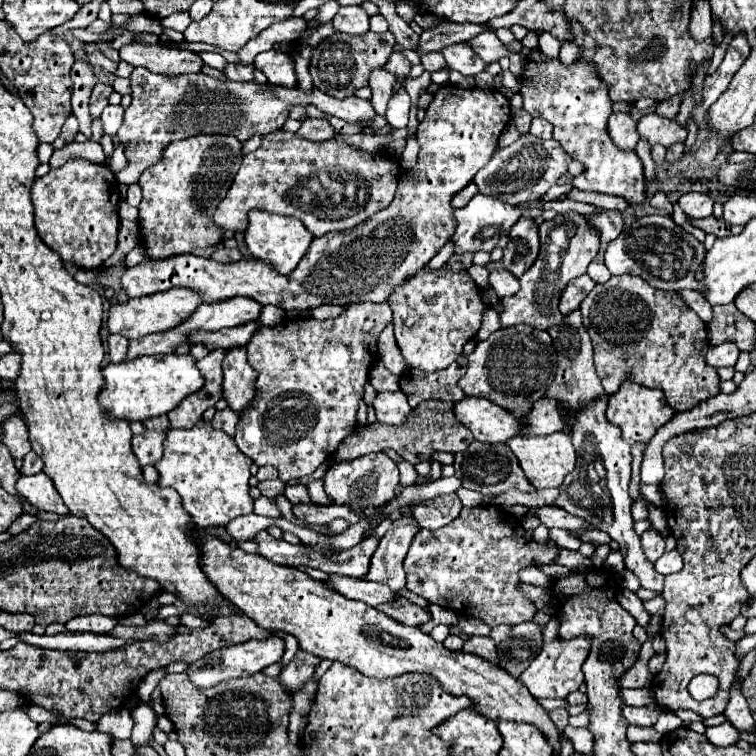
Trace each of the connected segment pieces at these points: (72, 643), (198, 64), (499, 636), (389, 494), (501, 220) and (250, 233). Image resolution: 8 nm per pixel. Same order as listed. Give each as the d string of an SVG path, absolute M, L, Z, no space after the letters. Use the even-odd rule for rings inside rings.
M20 632L18 638L26 644L40 646L40 648L54 648L54 650L84 650L84 652L106 652L110 648L126 646L126 640L110 638L104 634L92 632L62 632L56 636L36 636L32 632Z
M128 44L120 48L120 60L148 68L154 74L164 76L182 76L182 74L198 74L204 68L204 60L190 50L176 50L162 44Z
M534 622L498 626L492 630L492 640L496 642L498 666L518 678L542 650L542 628Z
M384 452L366 454L352 462L338 462L332 464L324 476L324 490L330 496L334 504L350 506L354 512L376 512L376 508L384 506L382 502L388 502L394 498L394 490L398 486L398 466L392 458L388 458Z
M476 194L464 208L456 208L454 210L454 220L456 220L456 228L454 234L450 236L450 242L454 244L454 252L456 254L464 254L464 252L492 252L492 248L498 244L498 240L508 234L510 226L520 218L520 212L510 206L510 204L502 204L500 200L494 200L490 196L482 196Z
M250 212L248 218L250 218L250 226L244 234L244 240L252 256L256 260L266 260L280 274L290 274L296 268L296 264L300 262L300 258L306 254L314 236L310 236L306 226L298 218L276 216L268 212Z

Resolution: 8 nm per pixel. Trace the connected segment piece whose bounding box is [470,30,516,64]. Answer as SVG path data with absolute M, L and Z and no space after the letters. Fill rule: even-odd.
M486 30L486 32L478 34L476 38L472 38L470 46L474 46L474 52L478 52L478 56L486 64L500 62L500 58L508 58L508 56L516 54L514 50L510 50L510 46L506 46L504 42L500 42L498 36L492 30Z

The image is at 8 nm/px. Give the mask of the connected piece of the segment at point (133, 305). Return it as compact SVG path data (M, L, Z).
M172 288L170 292L158 292L150 296L140 296L140 298L128 298L126 302L118 302L116 298L112 300L112 306L108 310L108 332L110 334L120 334L128 340L146 336L150 332L162 332L174 324L180 324L190 312L200 304L202 300L198 298L198 292L190 292L186 288Z

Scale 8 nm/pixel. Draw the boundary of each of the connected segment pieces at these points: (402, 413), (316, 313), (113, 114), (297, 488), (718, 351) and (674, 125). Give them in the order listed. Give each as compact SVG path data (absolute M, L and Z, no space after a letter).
M400 390L378 394L374 398L374 408L376 408L378 422L388 426L402 426L412 412L412 406L408 404L406 394Z
M322 306L322 308L314 308L312 316L318 320L326 320L326 318L338 318L342 314L342 306Z
M108 104L102 112L102 126L104 126L104 132L114 136L118 132L118 128L122 126L122 120L124 120L124 108L118 104L118 106L112 106Z
M298 484L294 486L286 486L285 496L292 503L292 501L299 501L299 504L310 503L310 498L306 486Z
M718 344L718 346L710 346L706 352L706 362L714 368L720 366L734 366L738 360L738 346L736 344Z
M654 112L642 116L638 120L638 134L642 140L646 140L650 146L654 144L662 144L662 146L672 146L674 142L684 142L688 130L684 126L680 126L676 120L670 118L662 118Z

